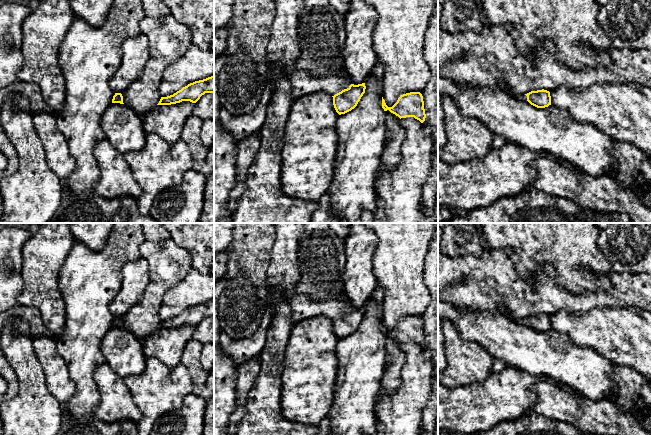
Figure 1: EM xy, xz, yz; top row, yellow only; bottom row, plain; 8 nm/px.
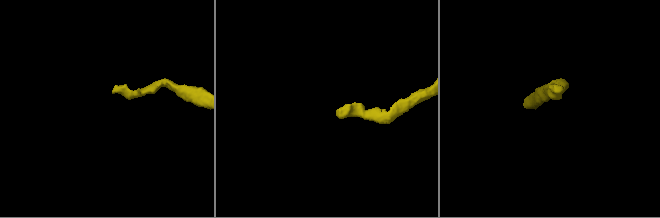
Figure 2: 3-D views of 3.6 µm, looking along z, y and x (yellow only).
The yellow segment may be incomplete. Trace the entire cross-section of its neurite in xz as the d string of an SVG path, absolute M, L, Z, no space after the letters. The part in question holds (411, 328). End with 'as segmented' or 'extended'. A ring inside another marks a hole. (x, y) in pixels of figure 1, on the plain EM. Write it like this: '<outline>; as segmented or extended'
M410 316L401 319L392 331L388 331L382 321L382 332L384 335L389 334L400 343L414 341L423 347L426 342L423 320L420 316Z; as segmented

